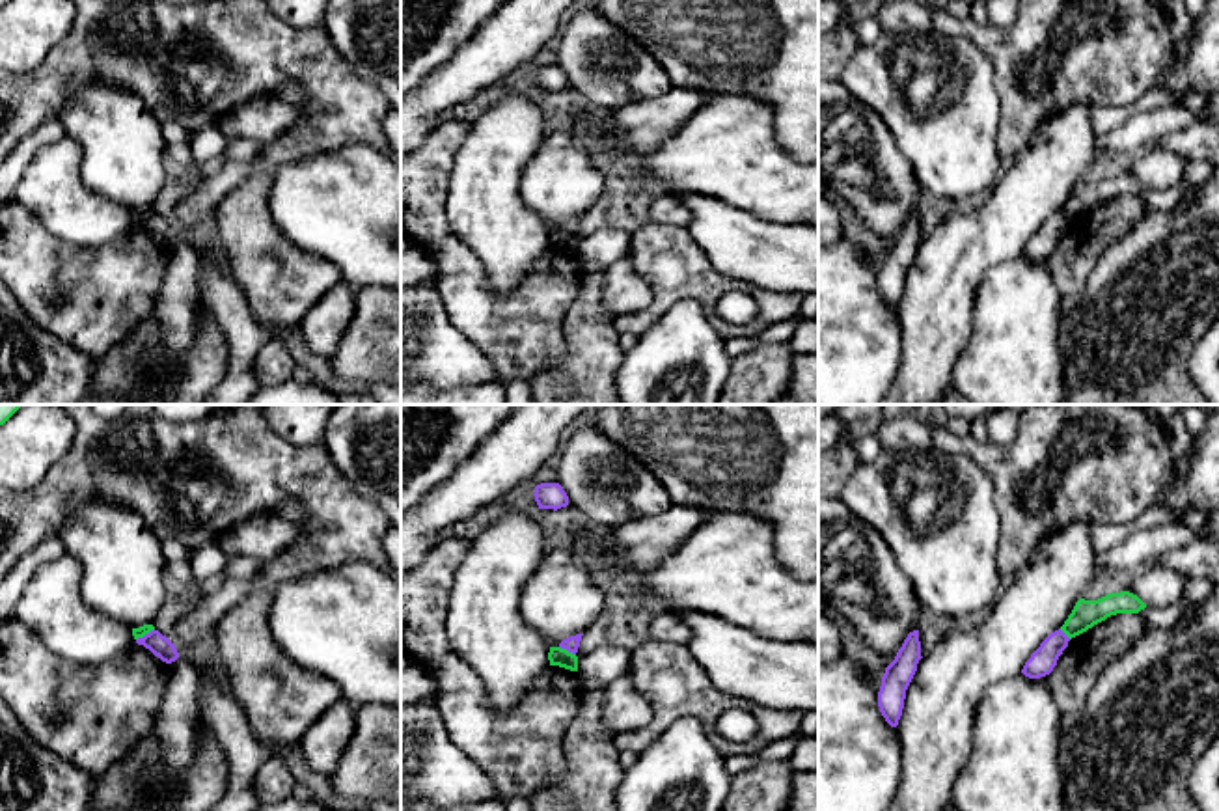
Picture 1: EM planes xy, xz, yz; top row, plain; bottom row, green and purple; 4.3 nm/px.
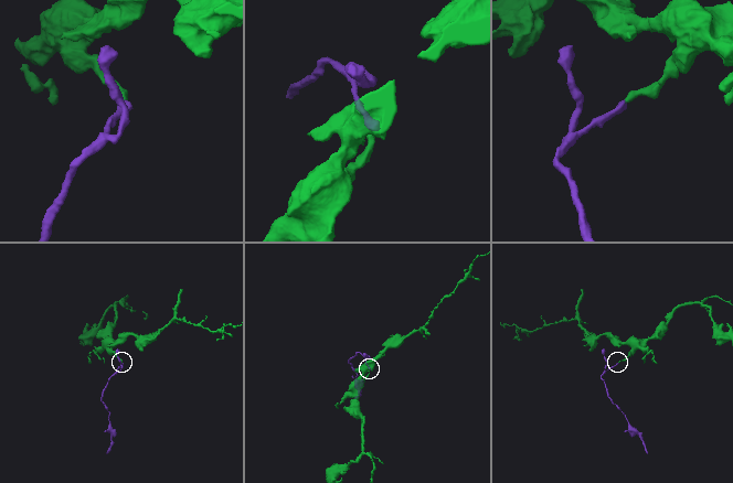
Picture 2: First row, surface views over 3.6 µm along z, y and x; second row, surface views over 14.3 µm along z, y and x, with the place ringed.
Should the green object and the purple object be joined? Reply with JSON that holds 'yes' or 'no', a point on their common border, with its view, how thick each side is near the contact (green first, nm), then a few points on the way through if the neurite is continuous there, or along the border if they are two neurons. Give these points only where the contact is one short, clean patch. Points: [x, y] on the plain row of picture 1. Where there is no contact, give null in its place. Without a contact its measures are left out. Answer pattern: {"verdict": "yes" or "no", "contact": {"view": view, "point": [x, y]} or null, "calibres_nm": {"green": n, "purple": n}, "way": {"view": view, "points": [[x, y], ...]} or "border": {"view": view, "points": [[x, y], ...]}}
{"verdict": "no", "contact": {"view": "xz", "point": [565, 232]}, "calibres_nm": {"green": 80, "purple": 70}, "border": {"view": "xz", "points": [[560, 228], [575, 237]]}}

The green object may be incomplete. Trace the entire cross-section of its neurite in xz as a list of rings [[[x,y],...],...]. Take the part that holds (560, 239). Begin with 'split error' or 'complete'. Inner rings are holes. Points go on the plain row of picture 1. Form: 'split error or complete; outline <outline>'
complete; outline [[[550,229],[550,248],[559,248],[570,254],[578,254],[578,239],[561,229]]]

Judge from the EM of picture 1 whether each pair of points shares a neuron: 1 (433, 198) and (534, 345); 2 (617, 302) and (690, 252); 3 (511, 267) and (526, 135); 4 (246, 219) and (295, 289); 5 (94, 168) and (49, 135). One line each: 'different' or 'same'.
1: same
2: different
3: same
4: same
5: different

